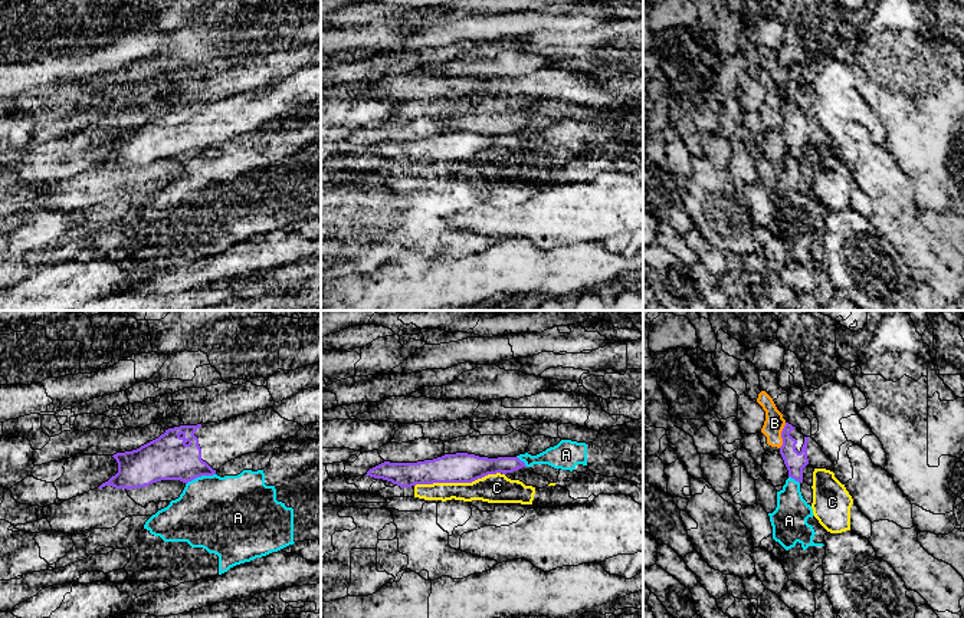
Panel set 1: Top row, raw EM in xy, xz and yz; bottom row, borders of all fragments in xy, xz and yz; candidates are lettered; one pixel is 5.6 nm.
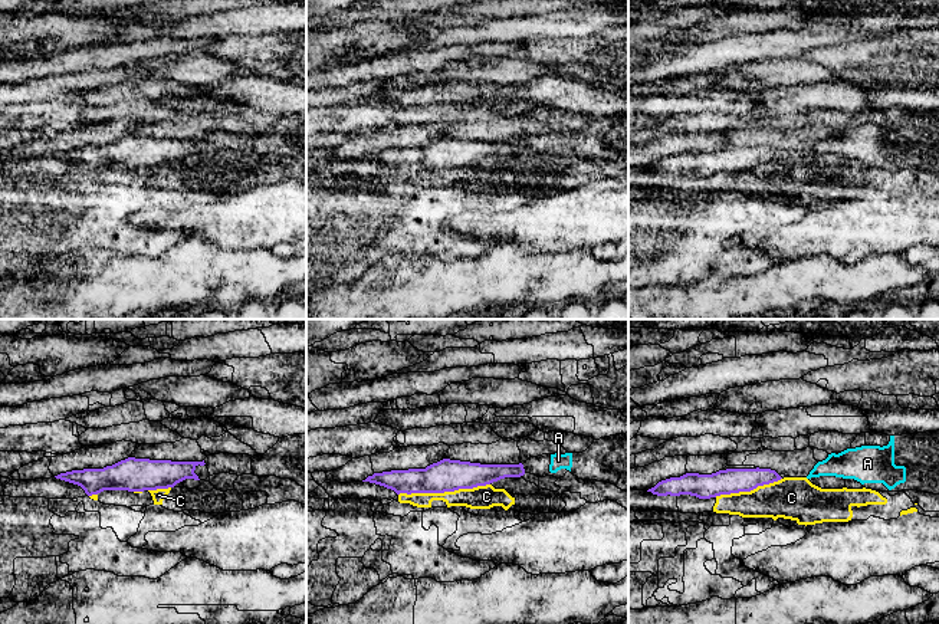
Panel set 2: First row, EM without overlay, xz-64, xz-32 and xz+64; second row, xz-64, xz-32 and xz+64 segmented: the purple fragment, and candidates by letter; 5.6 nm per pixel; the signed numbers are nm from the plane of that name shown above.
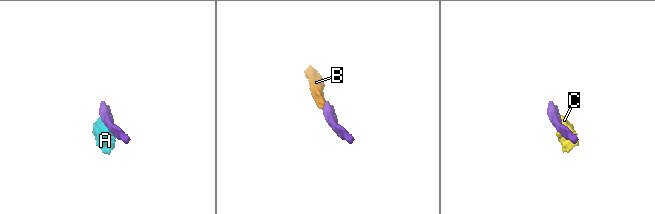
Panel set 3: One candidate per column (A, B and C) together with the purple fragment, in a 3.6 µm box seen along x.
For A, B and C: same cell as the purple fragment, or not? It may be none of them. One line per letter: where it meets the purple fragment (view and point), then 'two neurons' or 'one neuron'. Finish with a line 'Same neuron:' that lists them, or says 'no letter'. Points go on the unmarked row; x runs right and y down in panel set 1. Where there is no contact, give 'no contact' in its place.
A: contact xy (200, 154); two neurons
B: contact yz (781, 114); two neurons
C: contact xz (456, 160); two neurons
Same neuron: no letter

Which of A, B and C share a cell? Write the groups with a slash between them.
A / B / C

